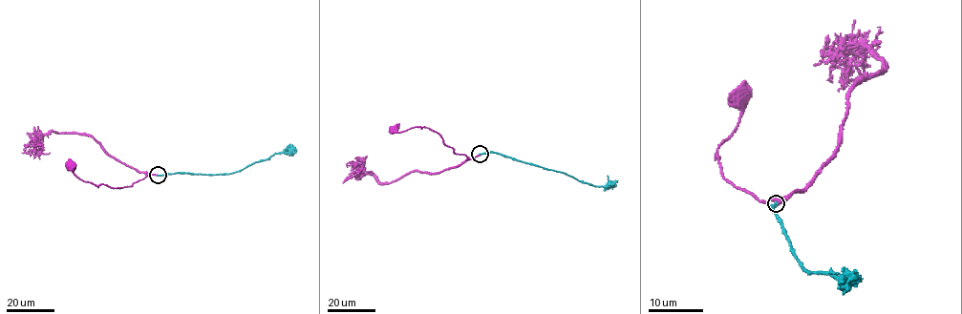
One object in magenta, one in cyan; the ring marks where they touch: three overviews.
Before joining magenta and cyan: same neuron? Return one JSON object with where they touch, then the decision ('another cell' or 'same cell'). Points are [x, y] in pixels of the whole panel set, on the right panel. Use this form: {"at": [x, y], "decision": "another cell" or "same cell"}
{"at": [776, 203], "decision": "same cell"}

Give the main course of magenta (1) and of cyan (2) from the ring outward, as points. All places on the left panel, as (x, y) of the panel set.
1: (159, 175), (146, 173), (132, 186), (114, 187), (85, 181), (70, 165)
2: (159, 175), (233, 173), (275, 154), (297, 150)

